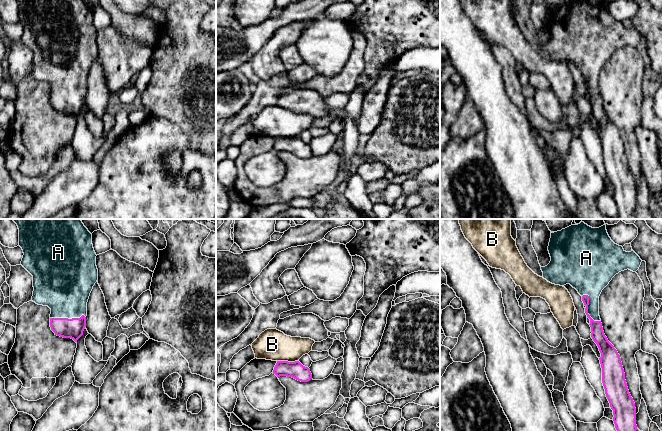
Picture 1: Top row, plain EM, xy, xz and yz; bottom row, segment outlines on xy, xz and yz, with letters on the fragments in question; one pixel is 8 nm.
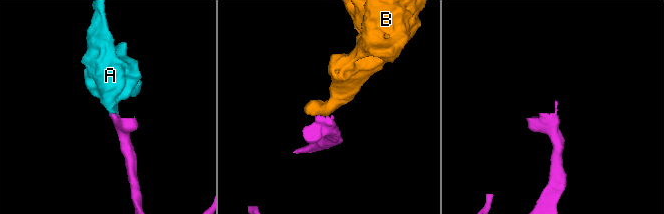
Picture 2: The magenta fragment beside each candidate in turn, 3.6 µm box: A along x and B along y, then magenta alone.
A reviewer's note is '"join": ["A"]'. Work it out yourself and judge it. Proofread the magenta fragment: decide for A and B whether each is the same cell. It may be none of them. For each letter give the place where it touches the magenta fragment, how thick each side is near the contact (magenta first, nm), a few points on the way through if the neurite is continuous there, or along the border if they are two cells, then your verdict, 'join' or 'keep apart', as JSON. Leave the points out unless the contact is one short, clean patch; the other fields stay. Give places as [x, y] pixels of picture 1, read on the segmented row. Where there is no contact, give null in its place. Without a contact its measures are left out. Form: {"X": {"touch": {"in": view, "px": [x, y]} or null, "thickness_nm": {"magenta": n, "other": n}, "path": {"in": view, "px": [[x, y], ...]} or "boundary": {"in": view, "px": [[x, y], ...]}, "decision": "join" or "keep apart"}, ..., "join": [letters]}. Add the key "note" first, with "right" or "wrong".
{"note": "right", "A": {"touch": {"in": "yz", "px": [587, 309]}, "thickness_nm": {"magenta": 110, "other": 280}, "path": {"in": "yz", "px": [[598, 336], [595, 321], [587, 309], [589, 278]]}, "decision": "join"}, "B": {"touch": {"in": "xz", "px": [287, 361]}, "thickness_nm": {"magenta": 140, "other": 260}, "boundary": {"in": "xz", "px": [[277, 360], [298, 361]]}, "decision": "keep apart"}, "join": ["A"]}

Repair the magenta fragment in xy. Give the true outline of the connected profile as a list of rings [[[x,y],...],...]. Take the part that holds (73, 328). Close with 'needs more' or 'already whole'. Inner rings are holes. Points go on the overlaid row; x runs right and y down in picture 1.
[[[13,219],[19,229],[19,245],[23,250],[21,265],[33,276],[32,301],[51,309],[50,327],[55,335],[71,338],[75,342],[86,327],[87,302],[93,286],[98,280],[96,253],[92,234],[81,219]]]; needs more

